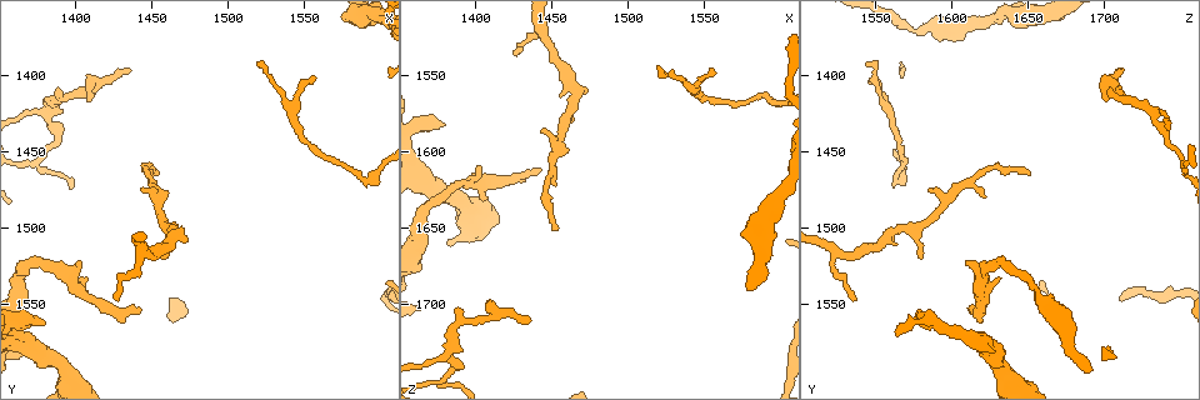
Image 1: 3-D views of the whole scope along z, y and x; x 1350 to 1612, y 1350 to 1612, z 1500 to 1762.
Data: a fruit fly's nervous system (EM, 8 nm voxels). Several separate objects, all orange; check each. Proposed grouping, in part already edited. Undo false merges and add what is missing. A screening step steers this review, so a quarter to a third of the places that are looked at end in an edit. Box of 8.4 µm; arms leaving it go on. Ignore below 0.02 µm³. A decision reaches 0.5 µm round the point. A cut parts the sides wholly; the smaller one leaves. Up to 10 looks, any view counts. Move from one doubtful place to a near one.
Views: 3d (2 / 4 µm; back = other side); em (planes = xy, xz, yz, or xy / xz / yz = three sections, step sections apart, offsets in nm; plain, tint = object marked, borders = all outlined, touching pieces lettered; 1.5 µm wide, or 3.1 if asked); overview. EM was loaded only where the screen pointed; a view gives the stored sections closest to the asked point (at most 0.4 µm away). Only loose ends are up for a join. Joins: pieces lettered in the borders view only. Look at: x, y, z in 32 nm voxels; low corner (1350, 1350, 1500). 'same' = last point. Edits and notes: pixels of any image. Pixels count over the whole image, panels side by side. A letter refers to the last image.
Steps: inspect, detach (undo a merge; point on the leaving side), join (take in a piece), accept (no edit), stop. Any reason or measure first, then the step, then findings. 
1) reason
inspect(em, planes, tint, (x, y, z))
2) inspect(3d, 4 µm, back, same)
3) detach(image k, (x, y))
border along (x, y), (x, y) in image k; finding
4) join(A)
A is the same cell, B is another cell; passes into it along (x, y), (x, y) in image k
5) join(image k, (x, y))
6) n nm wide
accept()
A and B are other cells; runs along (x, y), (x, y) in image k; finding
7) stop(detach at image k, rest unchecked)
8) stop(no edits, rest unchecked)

thin end
inspect(3d, 4 µm, (1442, 1554, 1610))

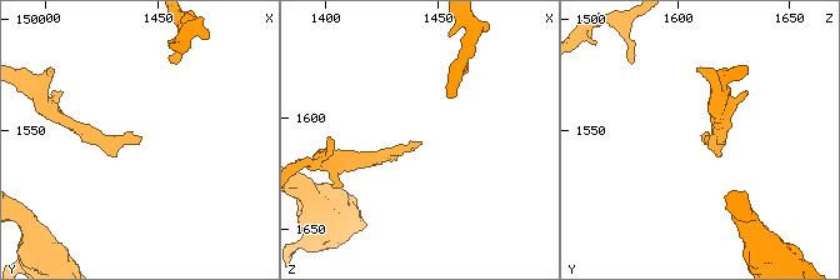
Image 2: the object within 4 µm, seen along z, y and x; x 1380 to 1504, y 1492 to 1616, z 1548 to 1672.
need the tissue
inspect(em, planes, borders, (1443, 1555, 1612))

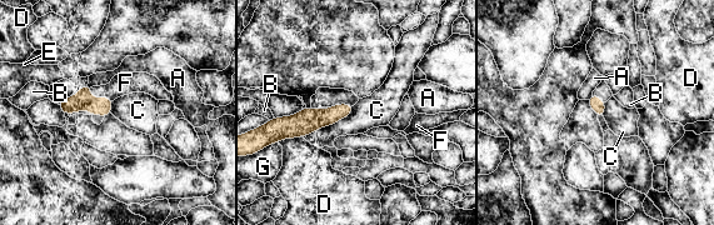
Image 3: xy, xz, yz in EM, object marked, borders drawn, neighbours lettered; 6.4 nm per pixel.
join(F)
F is the same cell, A, B, C, D, E and G are other cells; it goes on there

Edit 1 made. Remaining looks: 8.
branch stops here
inspect(em, planes, borders, (1380, 1564, 1582))

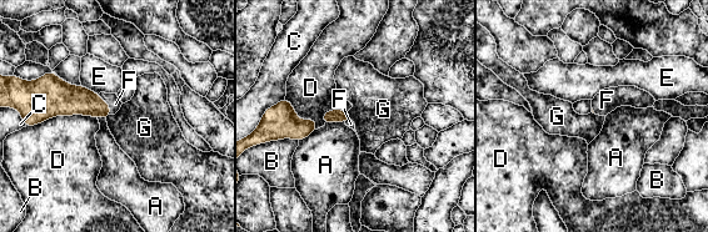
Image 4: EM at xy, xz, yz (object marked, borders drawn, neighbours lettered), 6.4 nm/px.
join(F)
F is the same cell, A, B, C, D, E and G are other cells; passes into it along (69, 100), (108, 104), (111, 99) in image 4; the neuron continues

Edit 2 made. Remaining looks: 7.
tapers out
inspect(em, xz, step 8, tint, (1520, 1392, 1546))

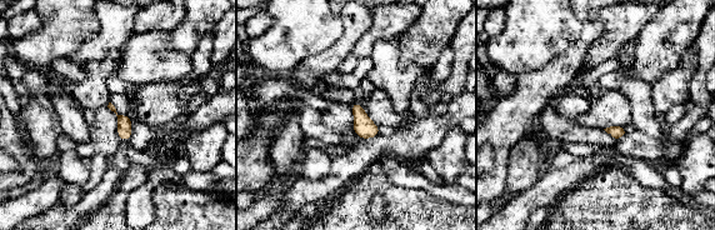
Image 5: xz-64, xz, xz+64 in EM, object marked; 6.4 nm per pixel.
another direction
inspect(em, planes, borders, same)

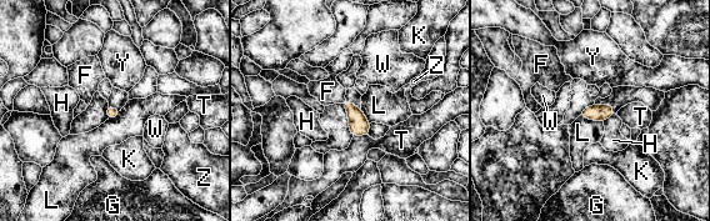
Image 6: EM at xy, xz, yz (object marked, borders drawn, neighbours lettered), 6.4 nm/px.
80 nm wide
accept()
F, G, H, K, L, T, W, Y and Z are other cells; border along (579, 115), (603, 122) in image 6; none of them fits

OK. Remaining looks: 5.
stop(join at image 3, join at image 4, rest unchecked)

